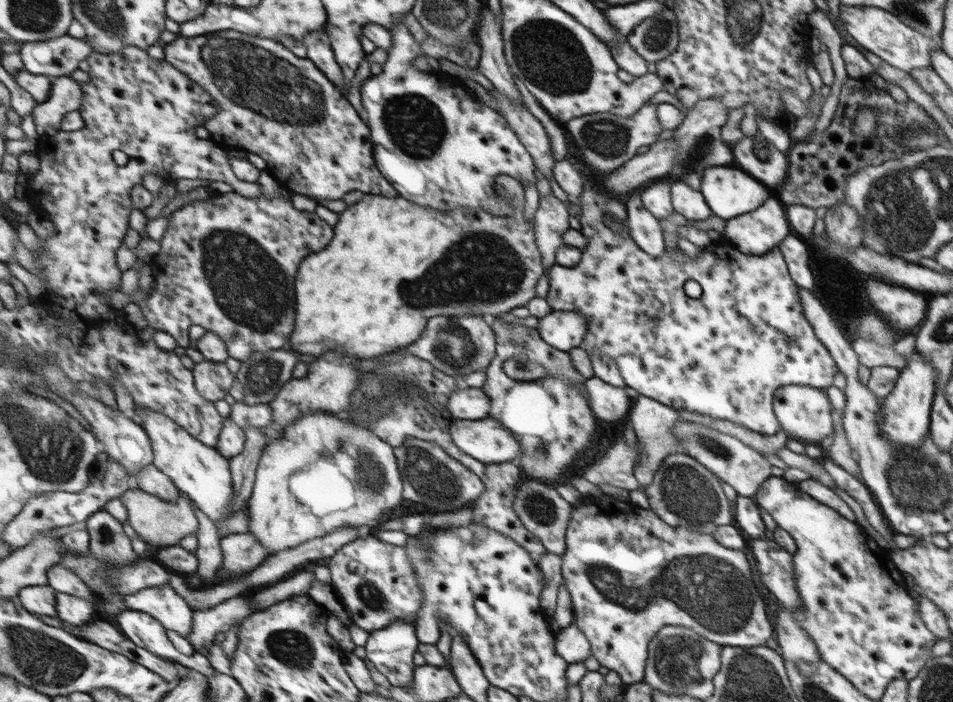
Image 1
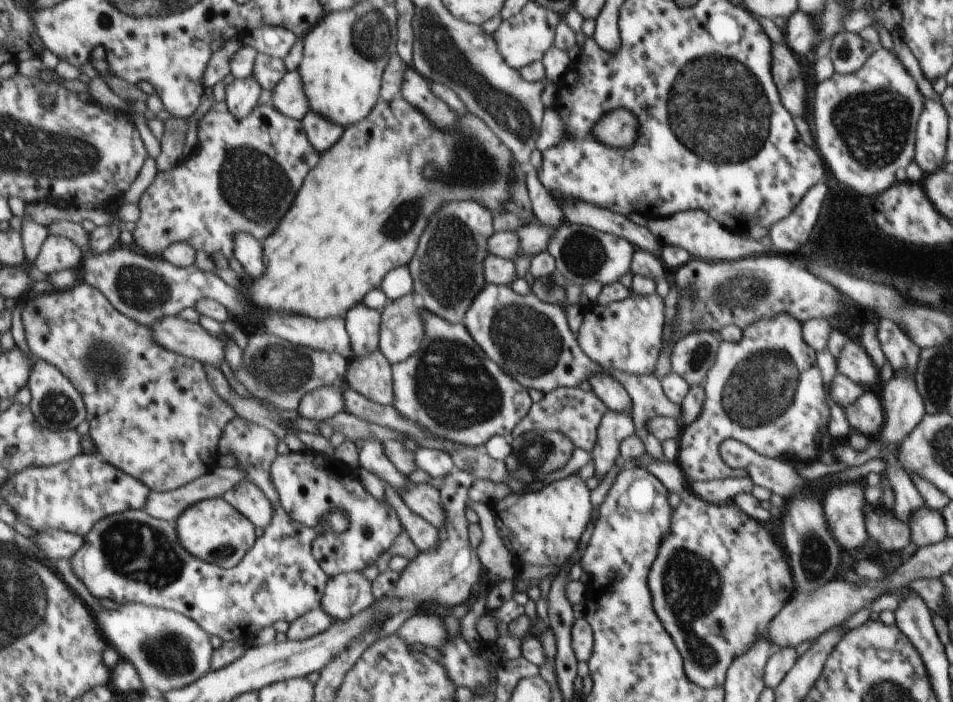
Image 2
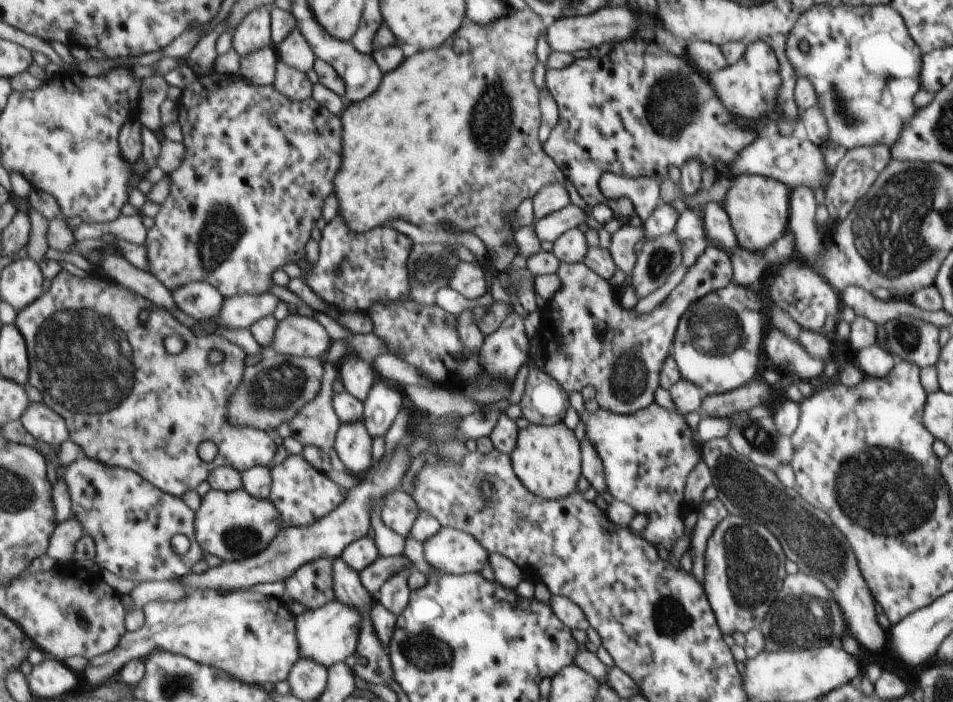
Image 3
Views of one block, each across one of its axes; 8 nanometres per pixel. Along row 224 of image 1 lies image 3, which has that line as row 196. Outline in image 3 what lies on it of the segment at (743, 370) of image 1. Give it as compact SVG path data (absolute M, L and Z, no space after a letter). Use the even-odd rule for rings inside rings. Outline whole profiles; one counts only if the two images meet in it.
M630 38L614 44L613 49L600 58L580 55L570 66L547 69L545 86L559 108L559 123L553 127L551 135L544 143L545 153L561 167L567 180L572 182L578 194L591 208L596 204L606 204L618 218L632 218L636 214L636 207L629 198L610 198L604 194L600 189L600 180L604 174L609 173L614 177L650 177L661 184L668 177L670 166L680 168L691 160L699 160L703 169L713 167L716 170L714 164L718 160L726 167L737 158L743 148L758 138L754 130L742 128L734 122L732 112L722 104L710 82L692 64L688 64L685 57L680 58L659 47L656 40L642 40L638 47L633 38ZM632 52L642 54L643 70L628 62L628 54Z

